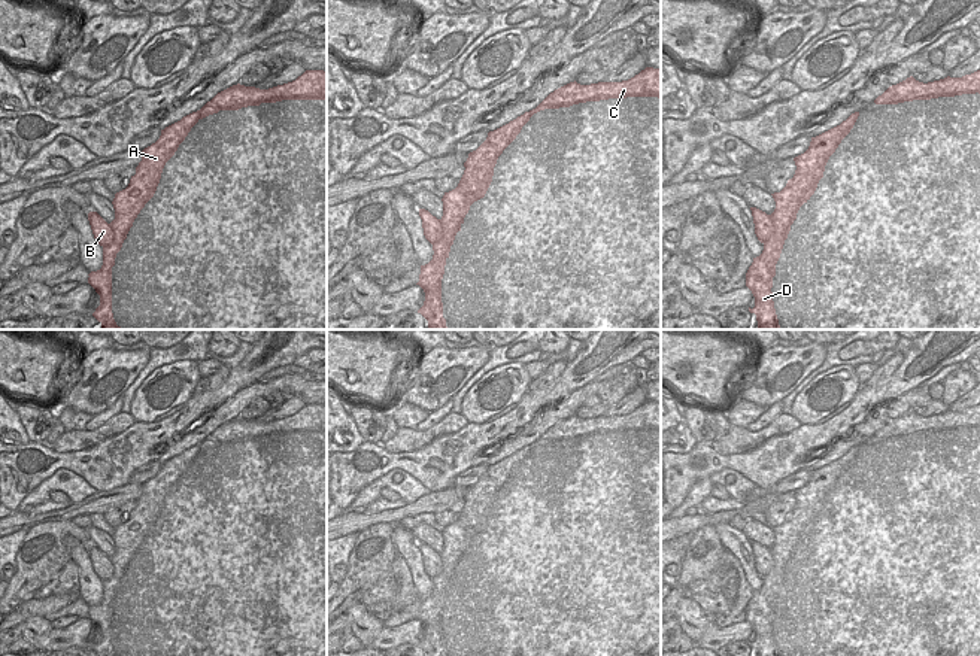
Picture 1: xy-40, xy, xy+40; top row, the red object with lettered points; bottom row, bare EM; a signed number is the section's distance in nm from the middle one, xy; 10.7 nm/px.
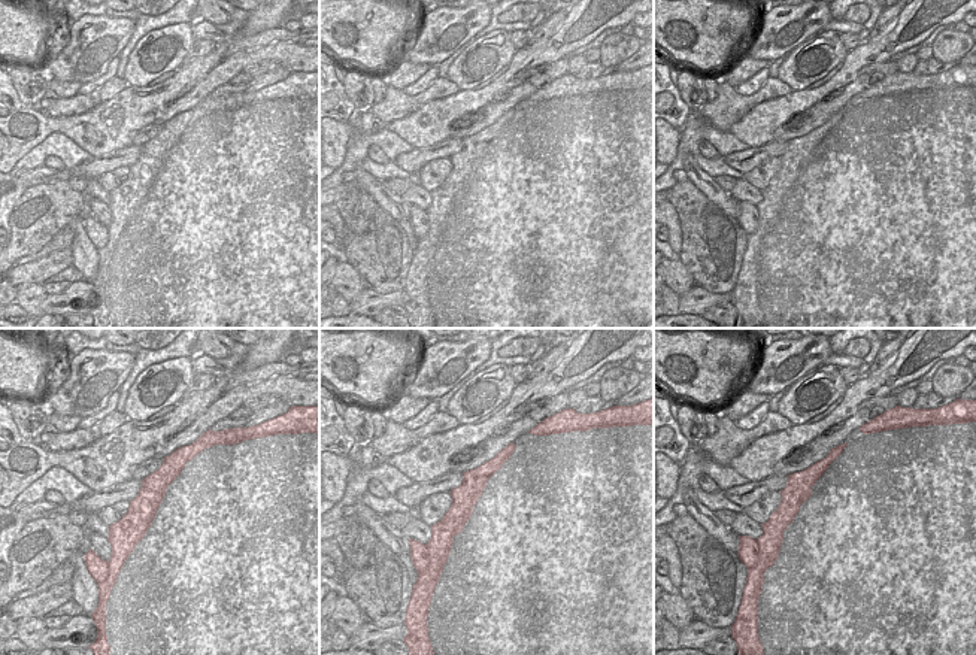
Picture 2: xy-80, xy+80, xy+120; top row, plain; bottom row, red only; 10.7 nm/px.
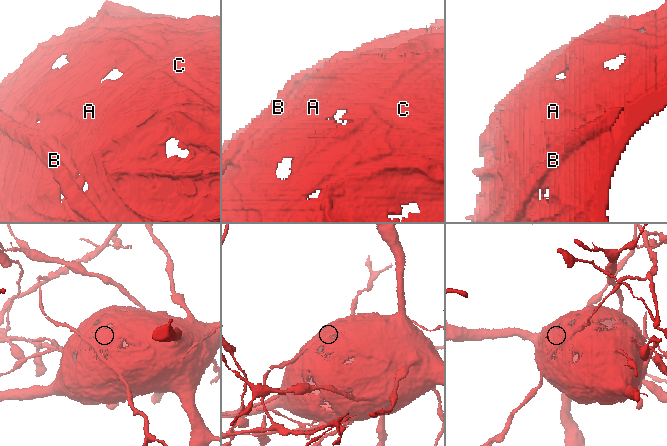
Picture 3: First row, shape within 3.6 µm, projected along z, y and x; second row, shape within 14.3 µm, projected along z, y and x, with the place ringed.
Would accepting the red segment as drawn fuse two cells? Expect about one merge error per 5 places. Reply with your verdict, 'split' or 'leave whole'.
split

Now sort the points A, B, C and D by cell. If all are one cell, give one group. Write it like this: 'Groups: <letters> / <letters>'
Groups: A C D / B.

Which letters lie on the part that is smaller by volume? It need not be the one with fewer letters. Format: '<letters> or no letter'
B

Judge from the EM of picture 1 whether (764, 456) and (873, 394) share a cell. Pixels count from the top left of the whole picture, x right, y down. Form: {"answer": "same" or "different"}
{"answer": "same"}

